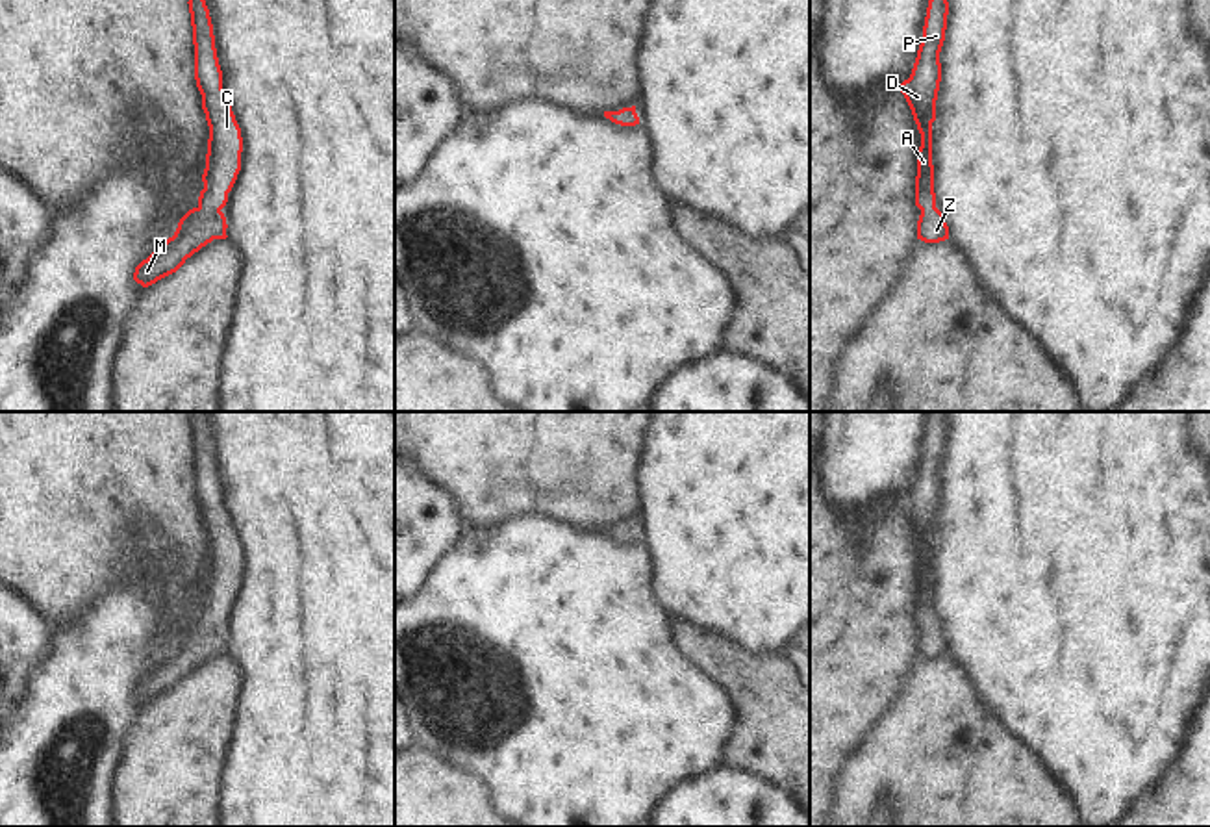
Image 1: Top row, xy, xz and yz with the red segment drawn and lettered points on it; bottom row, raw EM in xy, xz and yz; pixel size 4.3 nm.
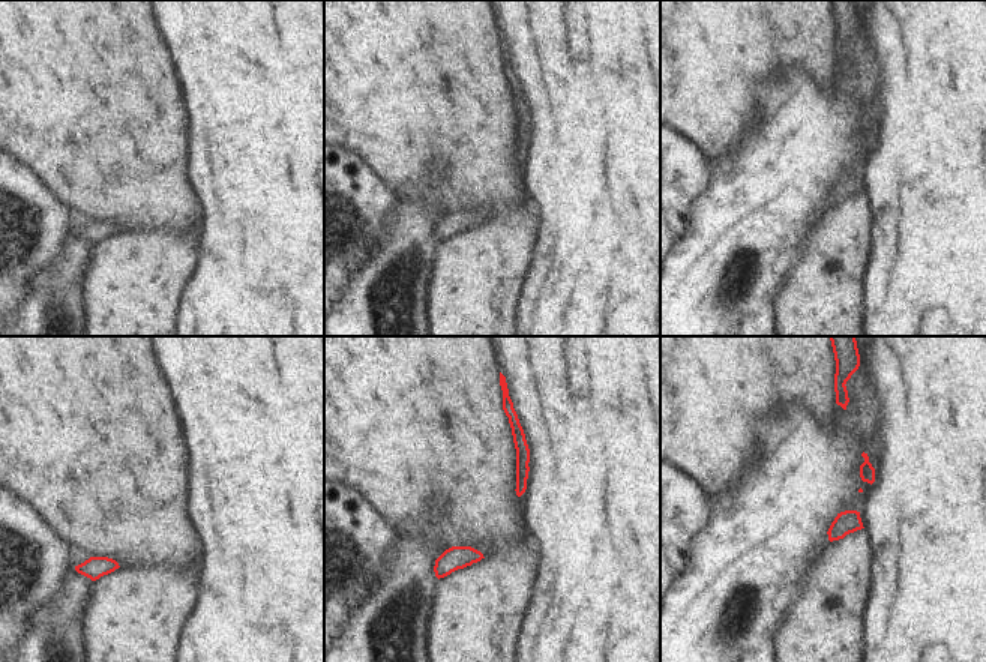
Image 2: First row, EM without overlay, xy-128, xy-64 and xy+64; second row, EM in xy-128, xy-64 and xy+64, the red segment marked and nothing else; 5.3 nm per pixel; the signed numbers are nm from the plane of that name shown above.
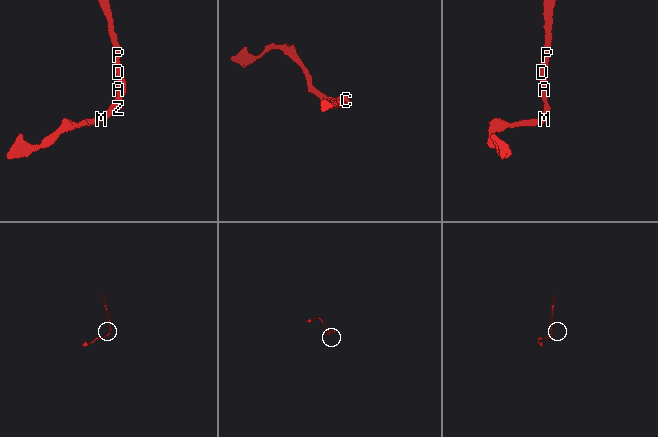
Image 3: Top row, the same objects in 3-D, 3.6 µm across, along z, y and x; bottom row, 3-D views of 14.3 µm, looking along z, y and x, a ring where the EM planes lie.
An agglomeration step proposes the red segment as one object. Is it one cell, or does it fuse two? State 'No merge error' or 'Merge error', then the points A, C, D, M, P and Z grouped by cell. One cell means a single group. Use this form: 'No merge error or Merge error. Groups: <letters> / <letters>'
No merge error. Groups: A C D M P Z

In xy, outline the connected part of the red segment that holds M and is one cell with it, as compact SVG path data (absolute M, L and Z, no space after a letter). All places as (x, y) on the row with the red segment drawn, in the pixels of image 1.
M189 0L195 80L202 95L202 109L209 126L204 189L198 206L189 210L178 223L172 237L143 260L133 280L143 287L176 273L187 258L213 239L226 239L226 217L221 211L228 202L241 171L243 137L222 89L222 70L217 57L213 24L206 0Z

